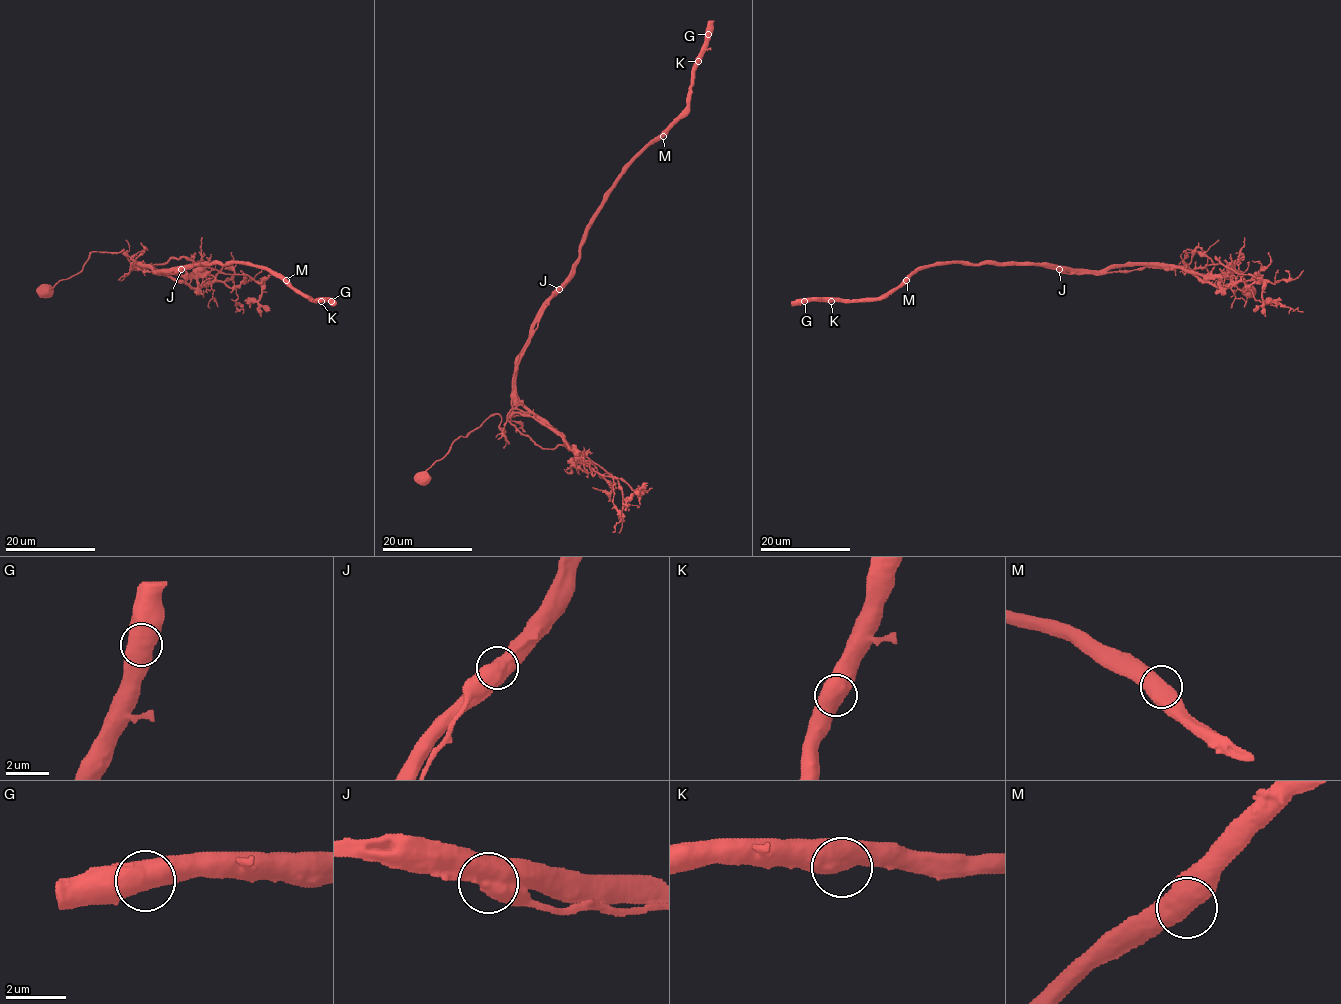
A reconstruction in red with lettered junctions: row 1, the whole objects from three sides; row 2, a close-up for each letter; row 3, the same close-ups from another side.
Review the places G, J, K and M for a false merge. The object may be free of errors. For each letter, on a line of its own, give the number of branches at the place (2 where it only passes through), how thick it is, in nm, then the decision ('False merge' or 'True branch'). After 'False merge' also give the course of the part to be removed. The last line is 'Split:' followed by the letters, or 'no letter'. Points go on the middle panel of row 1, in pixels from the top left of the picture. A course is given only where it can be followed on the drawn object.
G: Branches: 1. Thickness 750 nm. True branch
J: Branches: 2. Thickness 700 nm. False merge. Course of the part to remove: (559, 288), (513, 377), (512, 405), (552, 428), (592, 470), (599, 465), (639, 490), (626, 501), (624, 510)
K: Branches: 2. Thickness 700 nm. True branch
M: Branches: 2. Thickness 600 nm. True branch
Split: J

